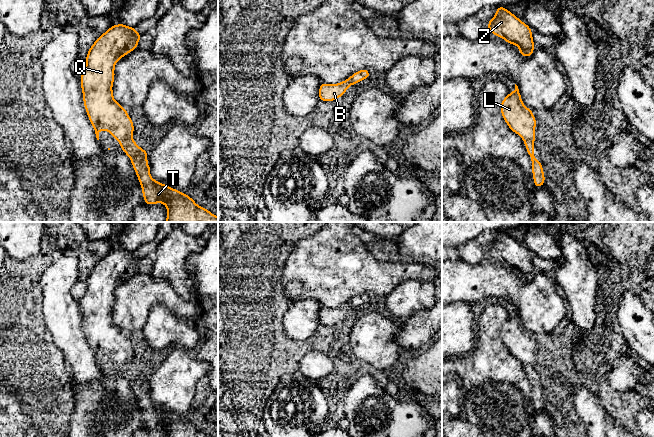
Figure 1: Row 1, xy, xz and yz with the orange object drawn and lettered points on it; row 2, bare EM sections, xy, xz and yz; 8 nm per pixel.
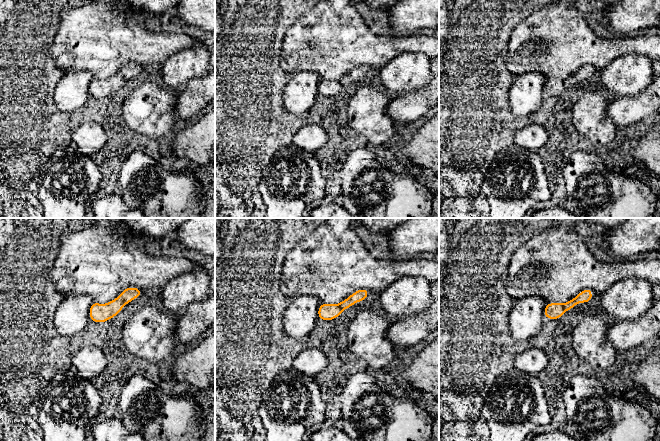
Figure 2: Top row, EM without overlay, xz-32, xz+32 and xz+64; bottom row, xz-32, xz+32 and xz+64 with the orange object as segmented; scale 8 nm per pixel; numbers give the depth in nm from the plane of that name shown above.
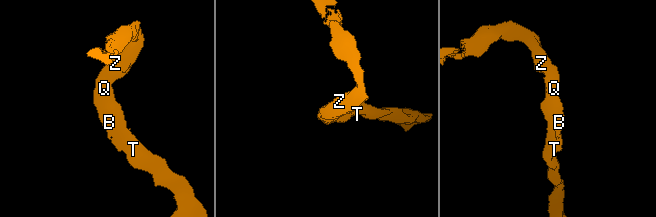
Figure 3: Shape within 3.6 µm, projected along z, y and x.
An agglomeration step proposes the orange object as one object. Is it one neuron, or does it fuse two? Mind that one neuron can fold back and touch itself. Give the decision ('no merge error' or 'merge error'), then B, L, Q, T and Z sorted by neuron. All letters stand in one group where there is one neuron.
no merge error; B L Q T Z

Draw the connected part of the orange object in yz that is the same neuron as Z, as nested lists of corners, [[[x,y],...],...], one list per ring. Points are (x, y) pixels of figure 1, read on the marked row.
[[[504,6],[496,7],[495,16],[487,22],[489,33],[519,47],[524,58],[532,56],[535,46],[532,29]]]

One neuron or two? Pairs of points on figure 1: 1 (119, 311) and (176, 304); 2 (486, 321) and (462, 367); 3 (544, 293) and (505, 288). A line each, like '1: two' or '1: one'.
1: one
2: one
3: one

